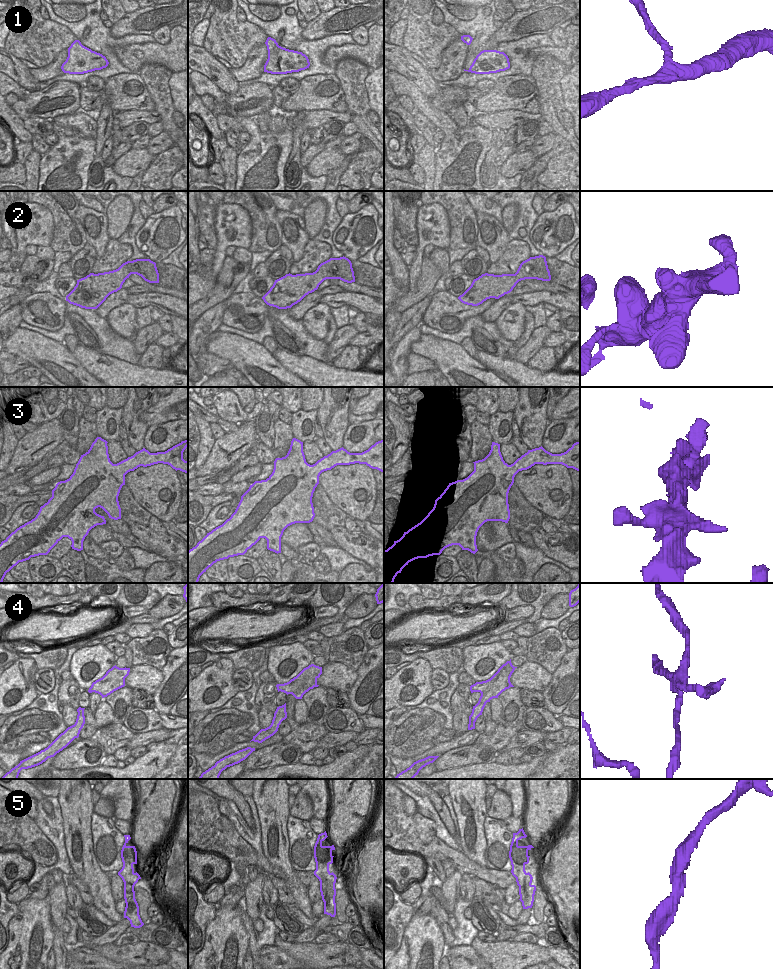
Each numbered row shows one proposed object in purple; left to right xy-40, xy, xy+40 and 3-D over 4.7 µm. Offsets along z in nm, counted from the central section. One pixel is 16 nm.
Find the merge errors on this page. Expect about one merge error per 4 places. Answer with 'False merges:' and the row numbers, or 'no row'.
False merges: 4

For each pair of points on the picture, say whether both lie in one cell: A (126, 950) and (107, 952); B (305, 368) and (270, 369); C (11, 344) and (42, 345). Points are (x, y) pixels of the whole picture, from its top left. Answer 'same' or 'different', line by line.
A: same
B: different
C: same

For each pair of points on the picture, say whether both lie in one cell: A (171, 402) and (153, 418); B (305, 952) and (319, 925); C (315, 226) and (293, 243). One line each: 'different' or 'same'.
A: same
B: different
C: different

